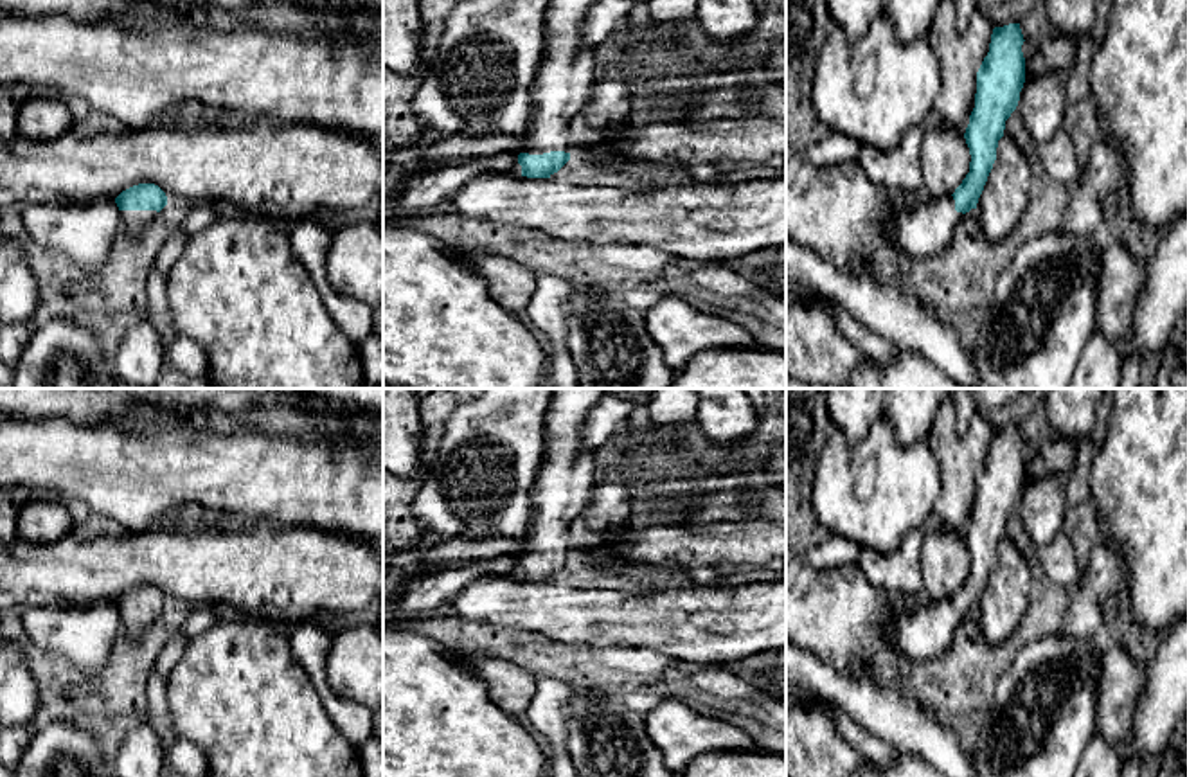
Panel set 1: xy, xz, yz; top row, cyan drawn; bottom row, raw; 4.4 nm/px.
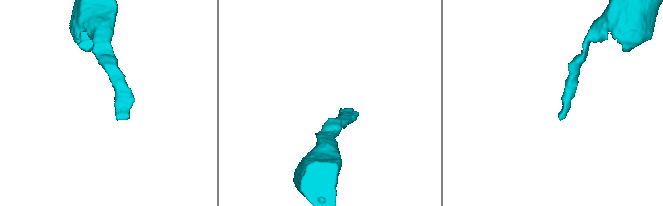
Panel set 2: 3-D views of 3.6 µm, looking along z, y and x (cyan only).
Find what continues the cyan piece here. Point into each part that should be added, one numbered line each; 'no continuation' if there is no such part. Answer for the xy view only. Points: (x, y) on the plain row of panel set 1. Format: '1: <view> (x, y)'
1: xy (135, 625)

